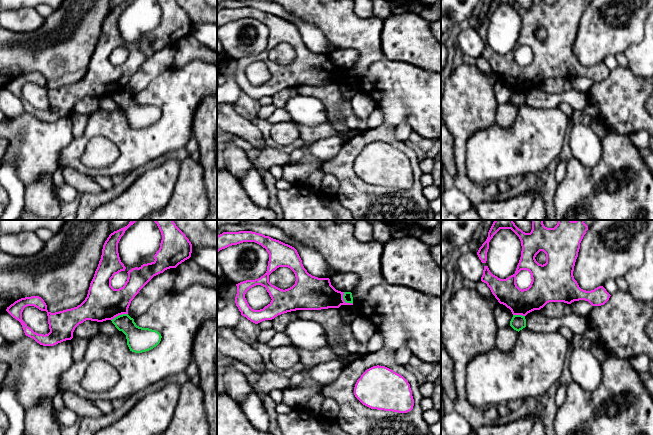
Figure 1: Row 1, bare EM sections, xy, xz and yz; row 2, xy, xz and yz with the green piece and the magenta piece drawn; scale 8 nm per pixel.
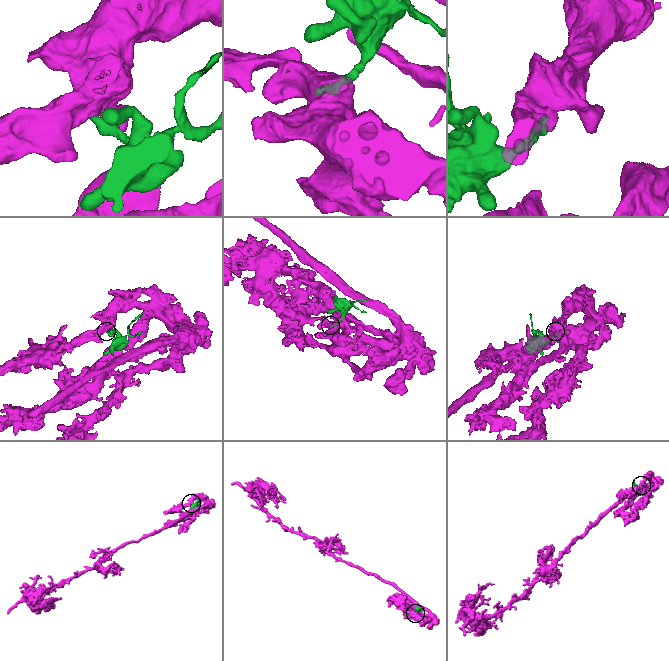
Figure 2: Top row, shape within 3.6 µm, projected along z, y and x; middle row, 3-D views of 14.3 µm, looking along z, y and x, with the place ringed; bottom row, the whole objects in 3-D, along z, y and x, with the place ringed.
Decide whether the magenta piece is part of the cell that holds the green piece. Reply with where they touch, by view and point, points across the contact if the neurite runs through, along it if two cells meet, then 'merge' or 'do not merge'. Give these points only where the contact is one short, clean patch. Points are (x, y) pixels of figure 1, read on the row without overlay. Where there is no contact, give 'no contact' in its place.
contact xz (344, 76); border xz (343, 68), (343, 75), (352, 80); do not merge

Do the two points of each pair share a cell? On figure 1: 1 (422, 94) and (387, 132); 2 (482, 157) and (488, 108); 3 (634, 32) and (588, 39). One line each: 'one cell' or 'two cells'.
1: two cells
2: two cells
3: one cell

